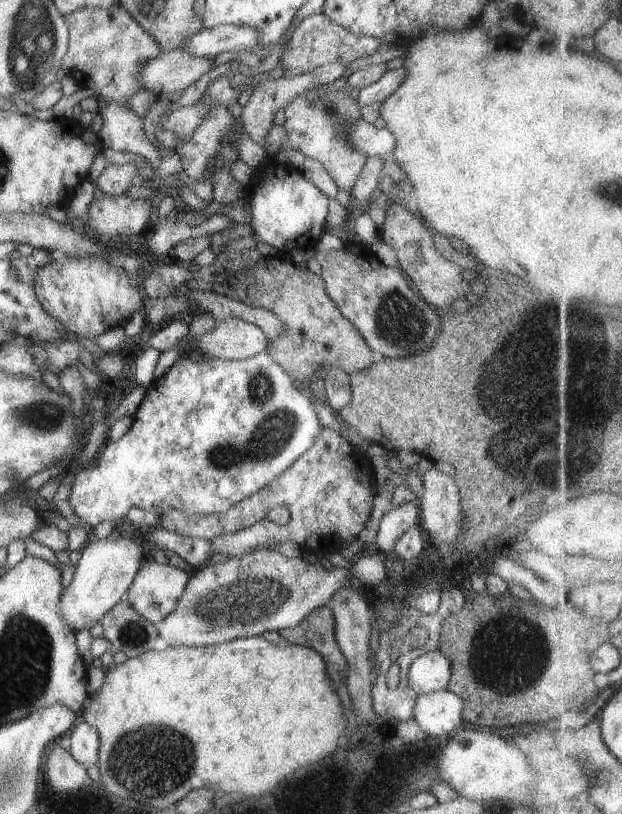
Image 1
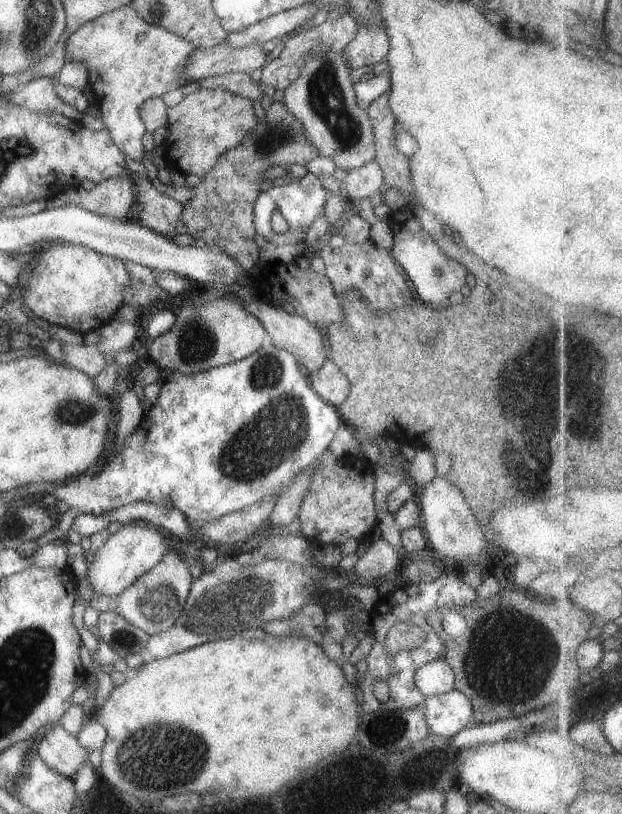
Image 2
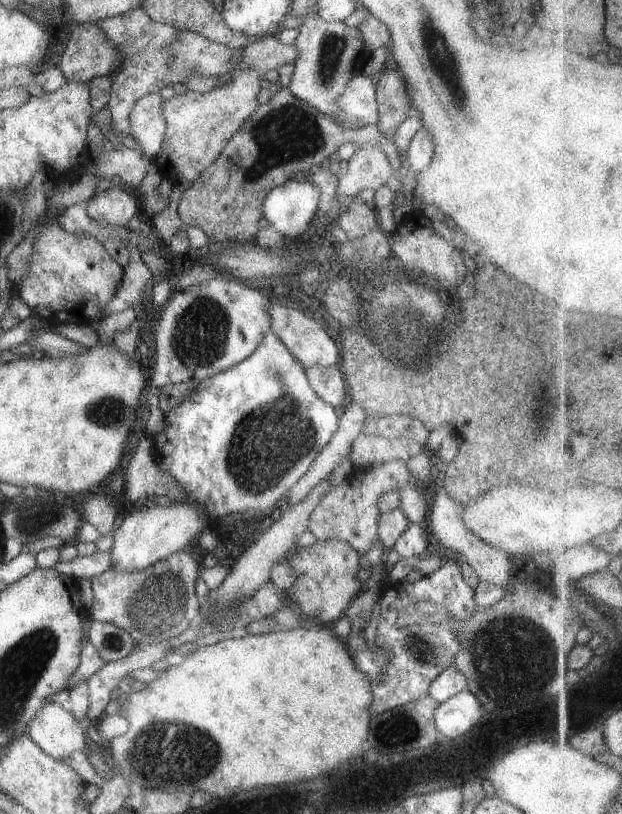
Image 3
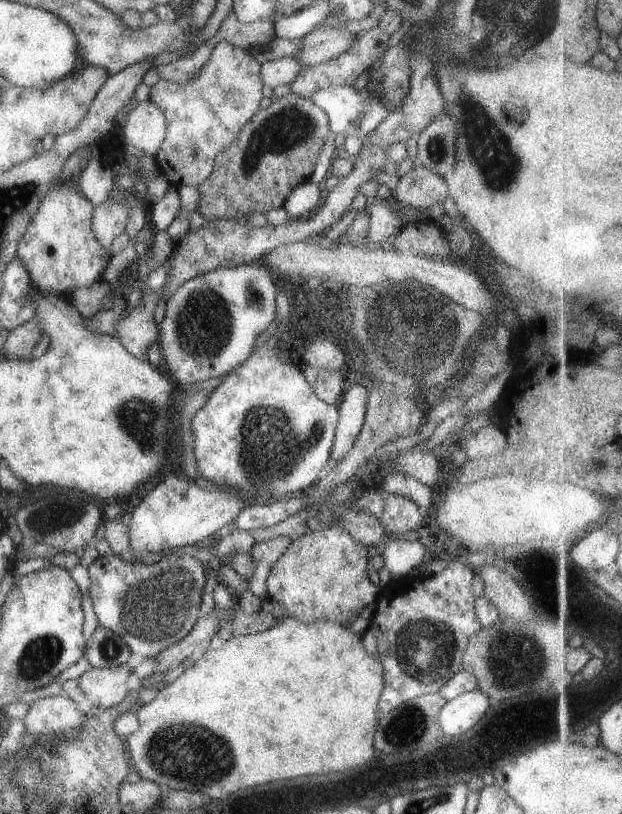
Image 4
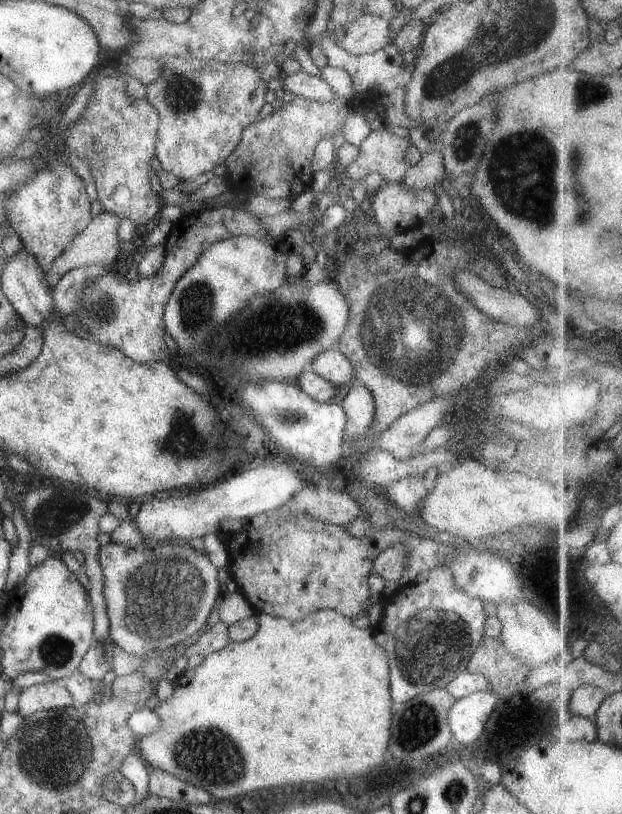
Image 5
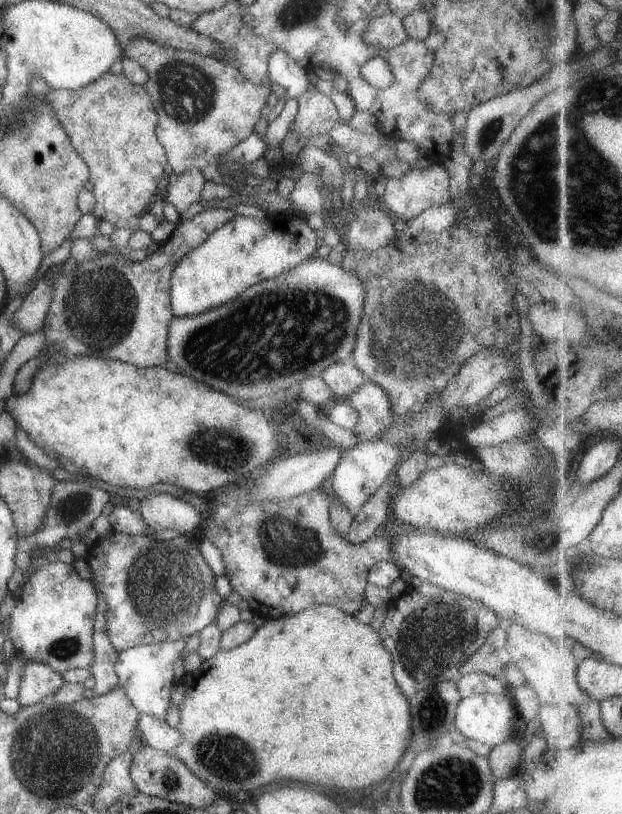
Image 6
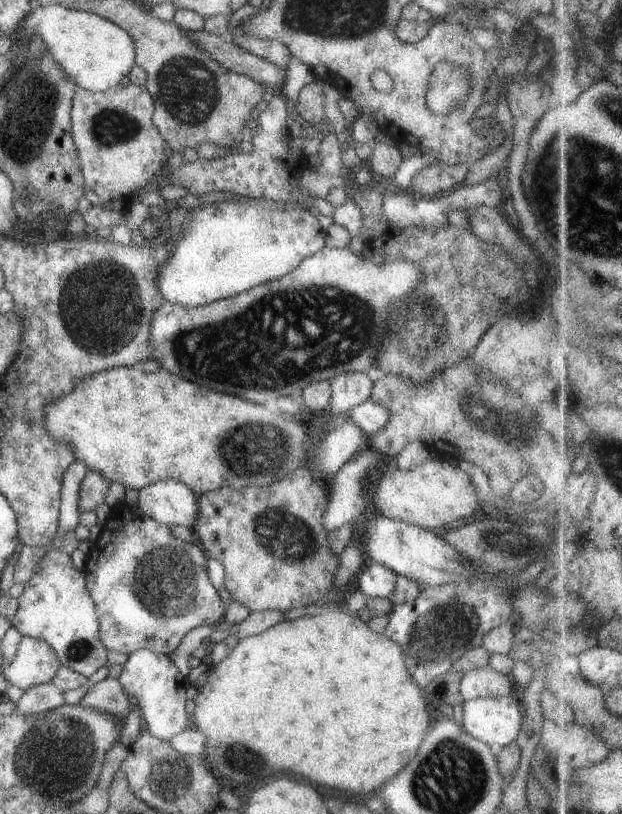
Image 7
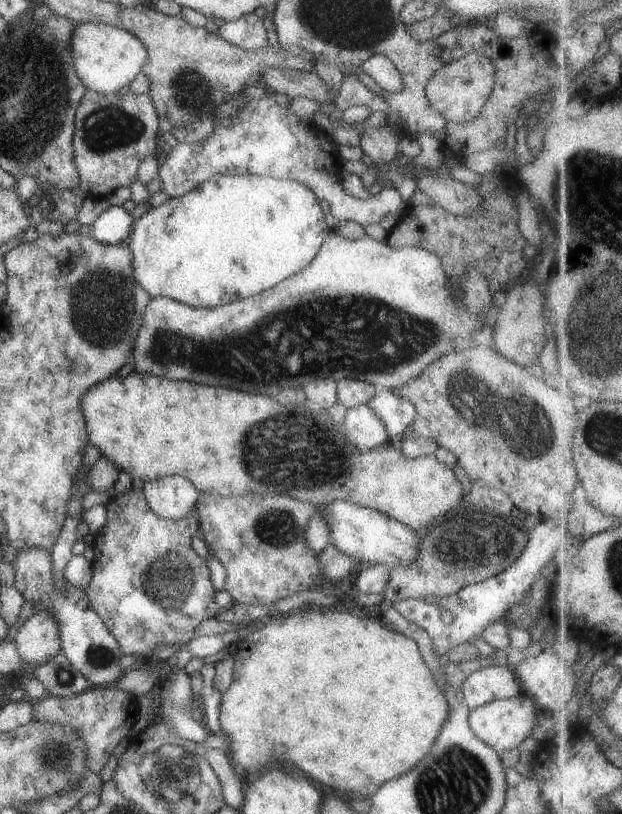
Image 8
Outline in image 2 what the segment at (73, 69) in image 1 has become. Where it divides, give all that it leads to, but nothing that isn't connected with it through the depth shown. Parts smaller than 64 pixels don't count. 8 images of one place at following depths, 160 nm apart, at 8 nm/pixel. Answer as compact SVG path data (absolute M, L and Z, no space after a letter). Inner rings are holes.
M127 4L84 22L78 29L68 34L64 42L64 57L66 61L74 60L86 69L86 87L94 96L100 119L104 124L103 130L110 134L110 139L117 150L125 157L140 161L145 154L141 145L141 136L146 130L144 124L140 122L138 106L148 98L161 97L165 92L180 88L185 82L191 82L182 76L182 68L185 63L188 63L190 54L198 48L183 37L161 27L147 24L139 18L131 5Z

